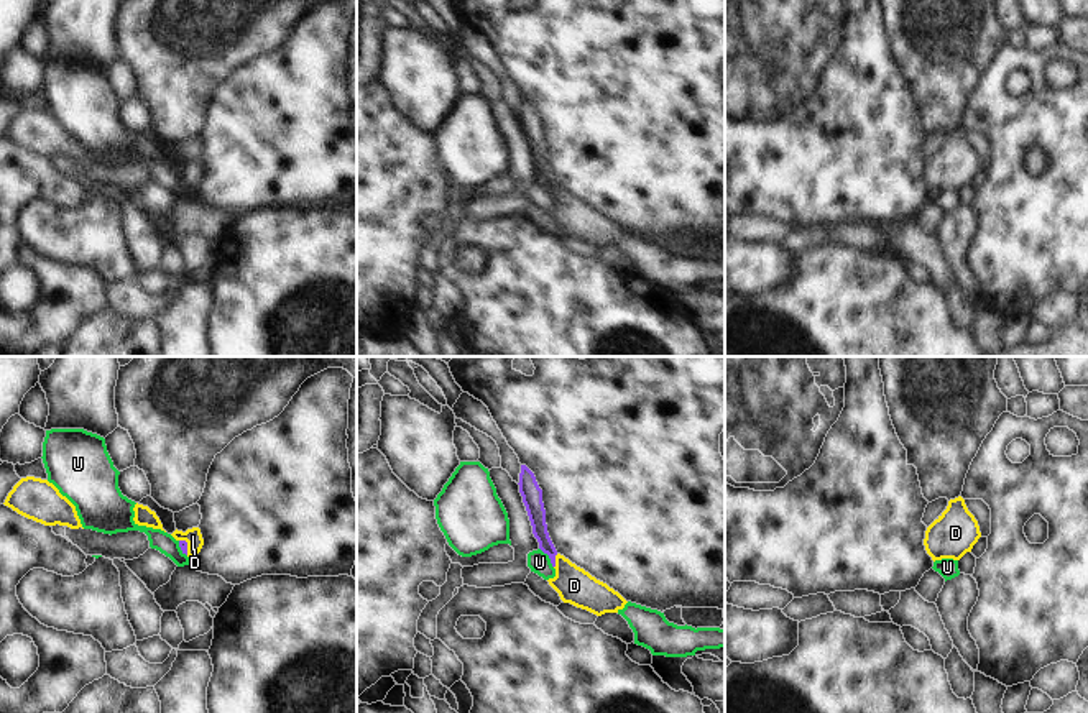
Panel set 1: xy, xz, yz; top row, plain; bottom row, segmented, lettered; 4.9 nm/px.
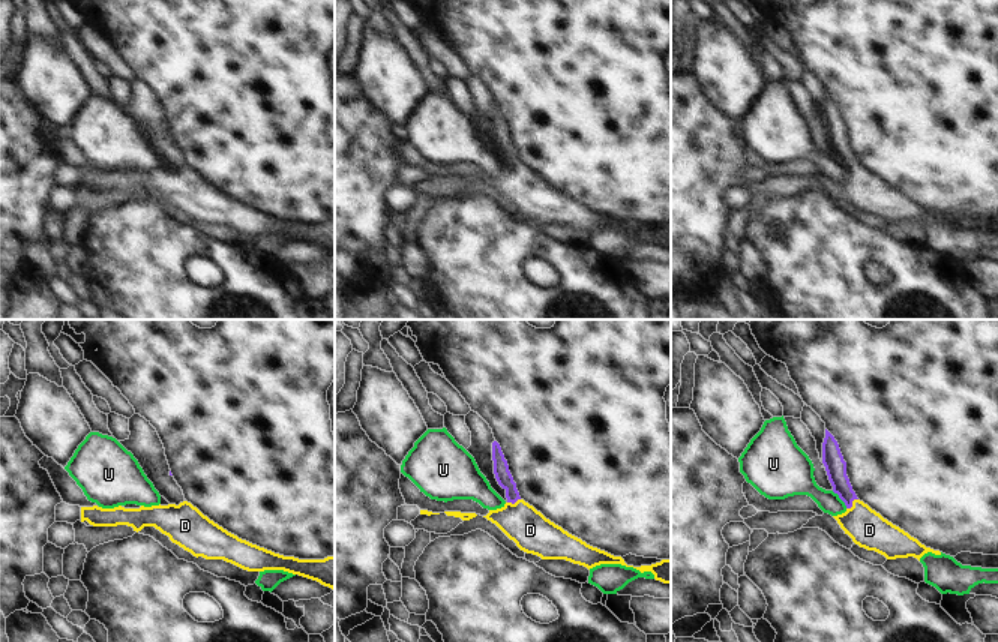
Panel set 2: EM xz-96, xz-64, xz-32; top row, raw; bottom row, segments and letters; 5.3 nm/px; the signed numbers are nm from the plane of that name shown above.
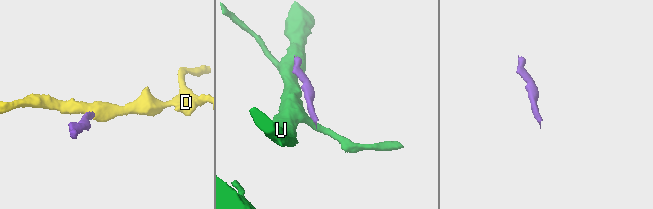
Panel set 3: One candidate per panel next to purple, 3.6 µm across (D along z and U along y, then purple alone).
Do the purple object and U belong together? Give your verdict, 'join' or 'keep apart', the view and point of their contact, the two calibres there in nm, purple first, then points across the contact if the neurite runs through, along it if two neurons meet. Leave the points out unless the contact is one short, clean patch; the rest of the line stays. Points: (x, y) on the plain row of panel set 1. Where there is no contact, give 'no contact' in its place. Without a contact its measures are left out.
keep apart; meets purple in xz at (549, 189); 90 nm thick on the purple side, 110 nm on the other; border along xz (539, 179), (553, 199)

